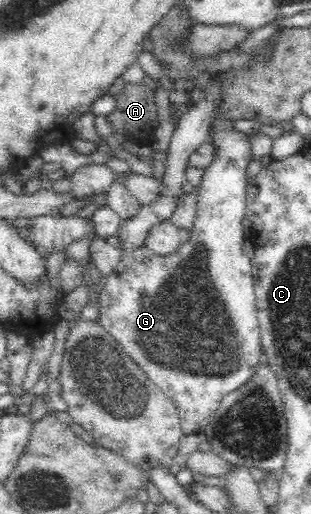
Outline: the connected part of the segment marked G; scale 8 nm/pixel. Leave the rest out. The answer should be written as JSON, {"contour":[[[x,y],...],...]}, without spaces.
{"contour":[[[218,94],[217,98],[211,101],[211,117],[207,131],[208,141],[206,143],[210,144],[210,148],[212,148],[212,157],[202,168],[202,177],[200,177],[200,183],[197,185],[196,199],[199,208],[191,229],[190,239],[186,243],[182,243],[176,253],[168,256],[155,254],[146,245],[132,250],[123,250],[118,263],[108,273],[106,285],[102,289],[100,301],[97,304],[97,320],[99,324],[104,326],[108,333],[120,341],[128,356],[144,371],[144,374],[149,379],[152,379],[173,400],[184,436],[200,433],[213,420],[215,412],[219,409],[224,397],[247,385],[258,375],[259,370],[266,365],[264,363],[263,342],[258,321],[252,260],[244,252],[244,238],[248,235],[244,233],[244,225],[242,225],[242,221],[244,221],[247,213],[248,165],[253,160],[252,145],[250,143],[251,136],[246,135],[242,129],[238,129],[236,127],[236,119],[230,117],[228,113],[222,113],[222,107],[224,107],[224,101],[222,101],[221,94]]]}

